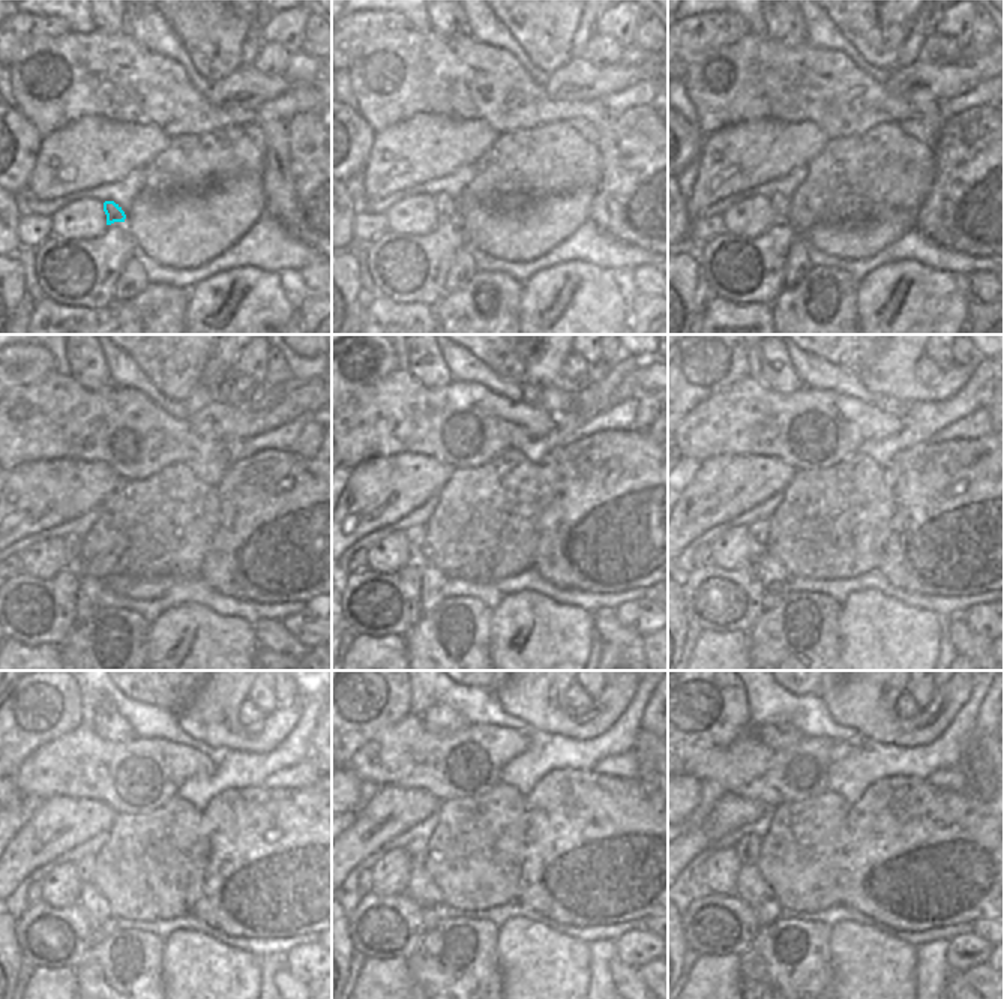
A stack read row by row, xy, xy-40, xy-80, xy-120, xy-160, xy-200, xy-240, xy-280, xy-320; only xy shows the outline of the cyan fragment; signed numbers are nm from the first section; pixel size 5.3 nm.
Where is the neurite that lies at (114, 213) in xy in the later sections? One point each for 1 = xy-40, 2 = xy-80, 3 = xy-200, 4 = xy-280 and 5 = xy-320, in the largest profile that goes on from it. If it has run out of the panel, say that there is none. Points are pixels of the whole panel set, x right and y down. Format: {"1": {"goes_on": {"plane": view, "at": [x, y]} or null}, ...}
{"1": {"goes_on": {"plane": "xy-40", "at": [447, 207]}}, "2": {"goes_on": {"plane": "xy-80", "at": [781, 204]}}, "3": {"goes_on": {"plane": "xy-200", "at": [758, 531]}}, "4": {"goes_on": {"plane": "xy-280", "at": [414, 851]}}, "5": {"goes_on": {"plane": "xy-320", "at": [749, 848]}}}

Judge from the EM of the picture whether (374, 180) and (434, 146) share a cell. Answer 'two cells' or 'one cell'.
one cell

